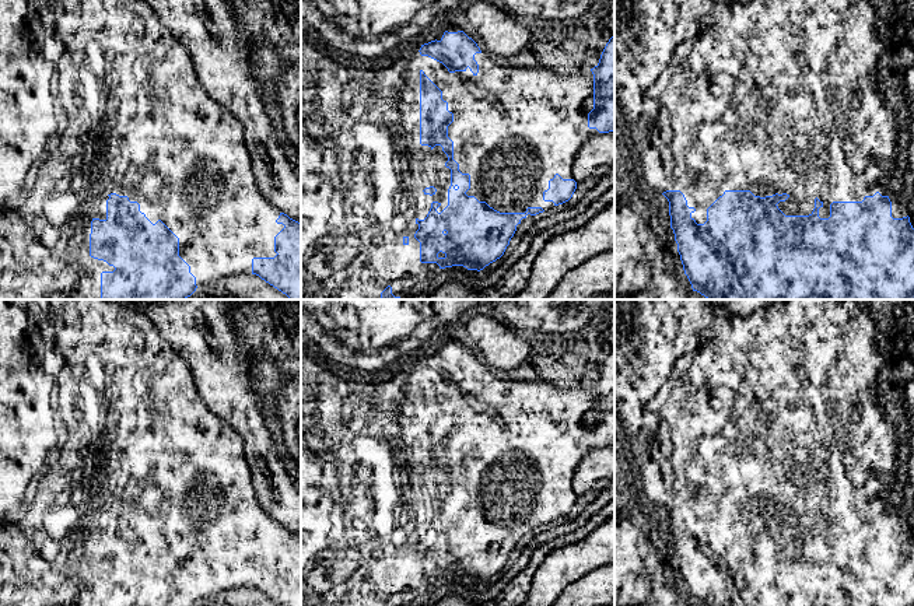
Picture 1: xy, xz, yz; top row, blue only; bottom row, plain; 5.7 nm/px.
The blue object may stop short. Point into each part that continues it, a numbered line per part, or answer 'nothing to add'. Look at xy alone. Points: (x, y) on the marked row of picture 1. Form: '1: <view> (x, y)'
1: xy (97, 97)

